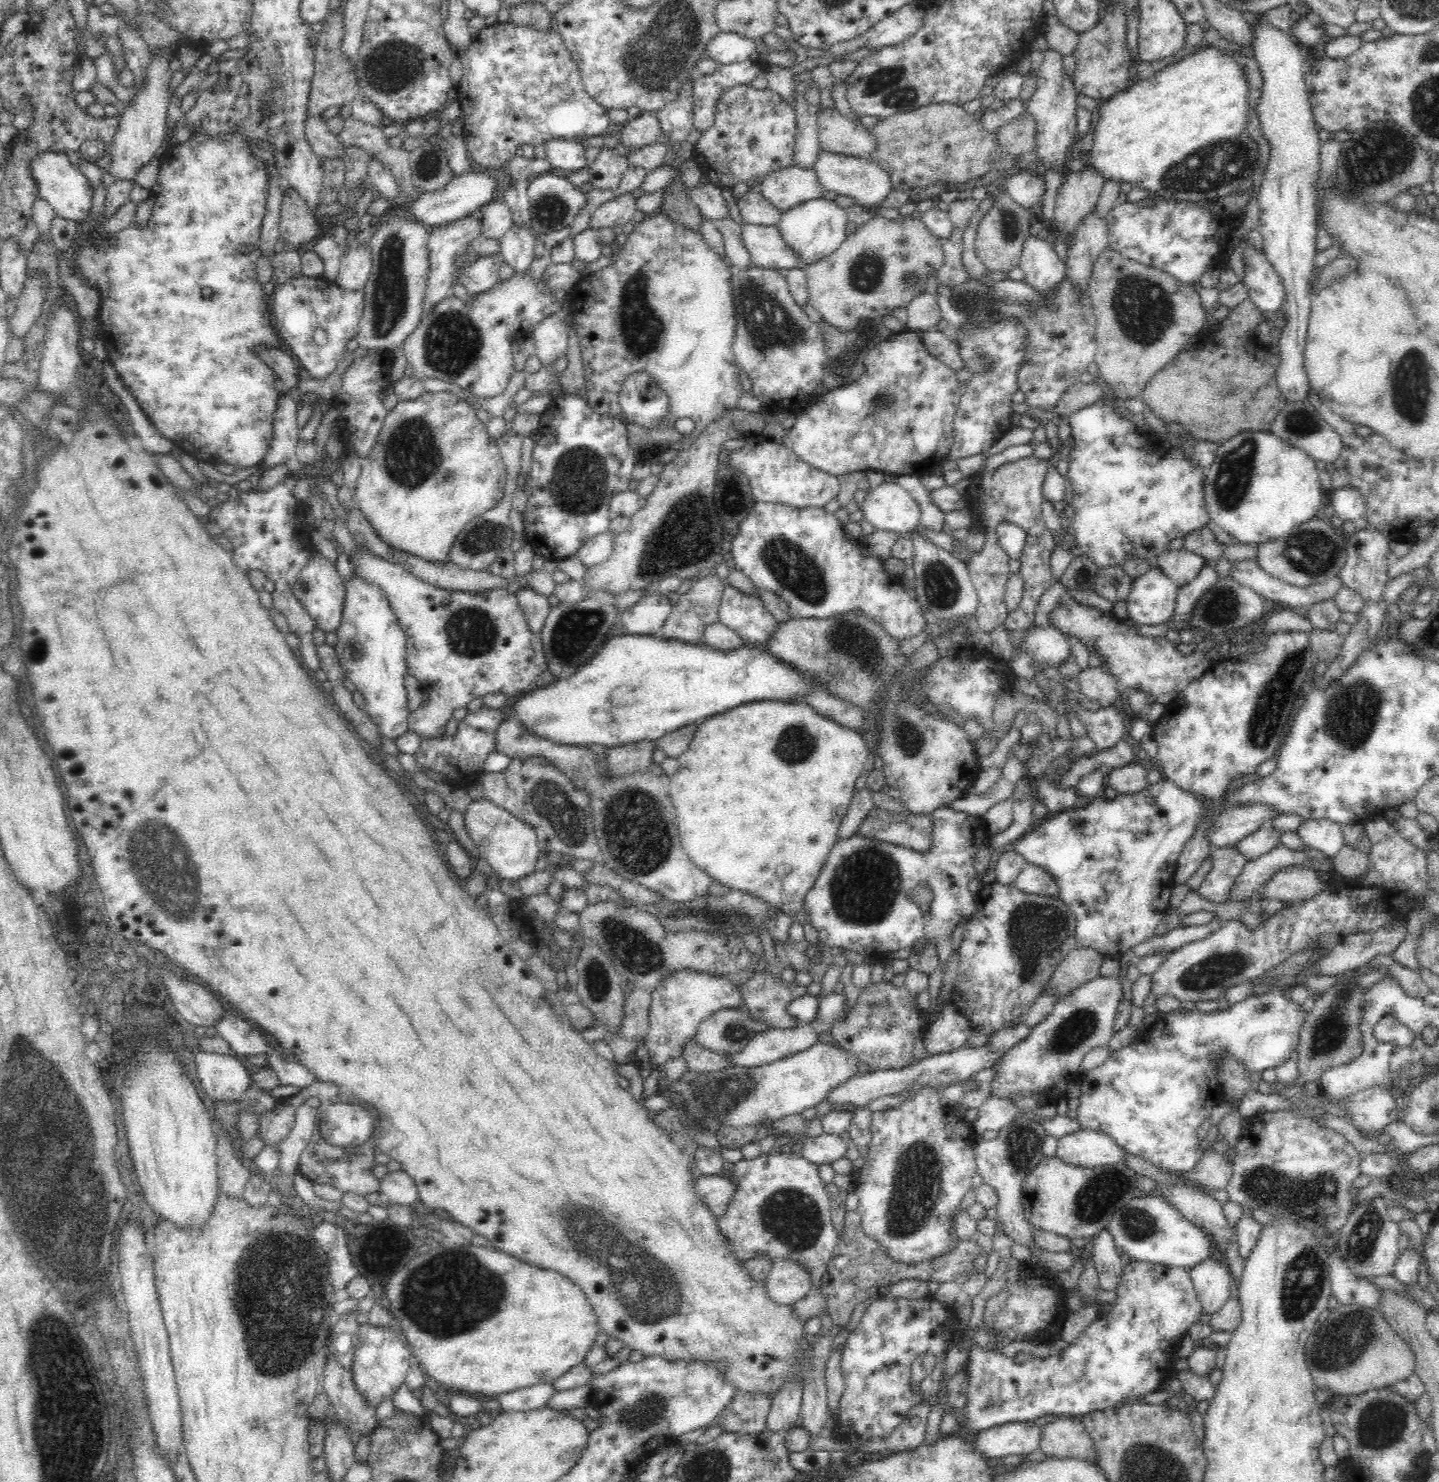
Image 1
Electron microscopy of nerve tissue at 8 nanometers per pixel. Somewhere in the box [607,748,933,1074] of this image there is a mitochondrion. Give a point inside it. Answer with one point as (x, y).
(862, 889)

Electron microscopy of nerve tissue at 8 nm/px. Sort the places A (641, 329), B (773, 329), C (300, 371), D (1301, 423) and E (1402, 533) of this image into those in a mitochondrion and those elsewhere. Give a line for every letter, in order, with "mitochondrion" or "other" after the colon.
A: mitochondrion
B: mitochondrion
C: other
D: mitochondrion
E: other

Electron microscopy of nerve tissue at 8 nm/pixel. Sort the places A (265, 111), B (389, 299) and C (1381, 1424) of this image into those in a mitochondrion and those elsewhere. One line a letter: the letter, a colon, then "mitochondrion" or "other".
A: other
B: mitochondrion
C: mitochondrion

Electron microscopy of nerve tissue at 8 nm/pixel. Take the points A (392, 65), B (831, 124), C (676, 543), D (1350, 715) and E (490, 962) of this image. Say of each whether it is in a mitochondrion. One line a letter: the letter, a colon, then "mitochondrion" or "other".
A: mitochondrion
B: other
C: mitochondrion
D: mitochondrion
E: mitochondrion

